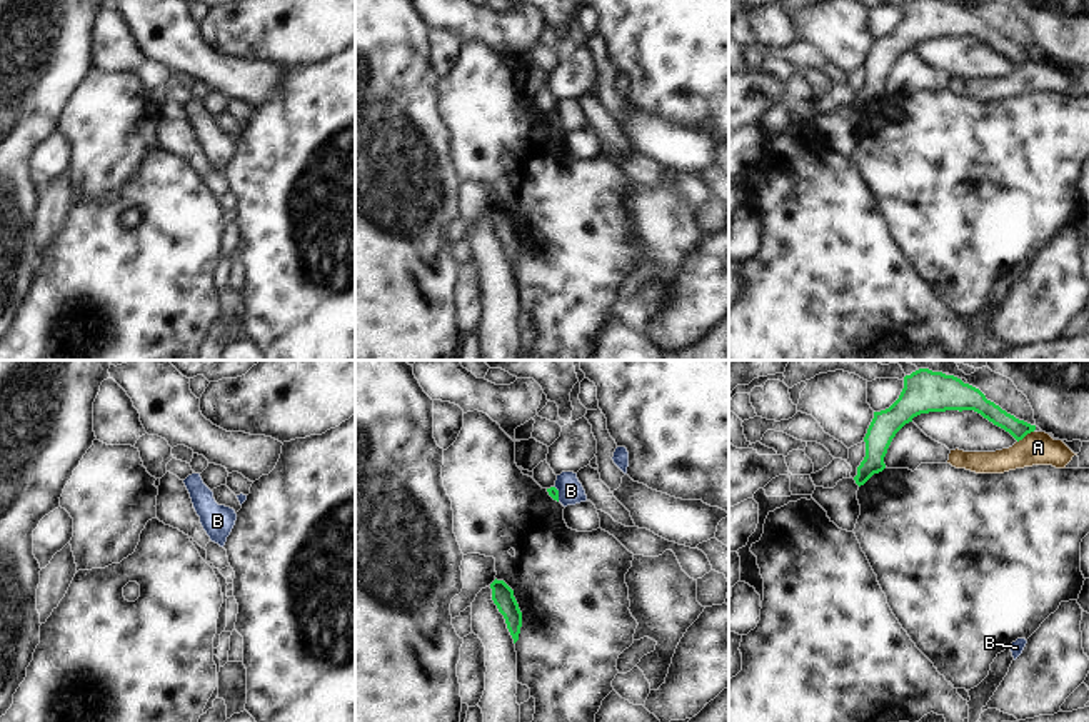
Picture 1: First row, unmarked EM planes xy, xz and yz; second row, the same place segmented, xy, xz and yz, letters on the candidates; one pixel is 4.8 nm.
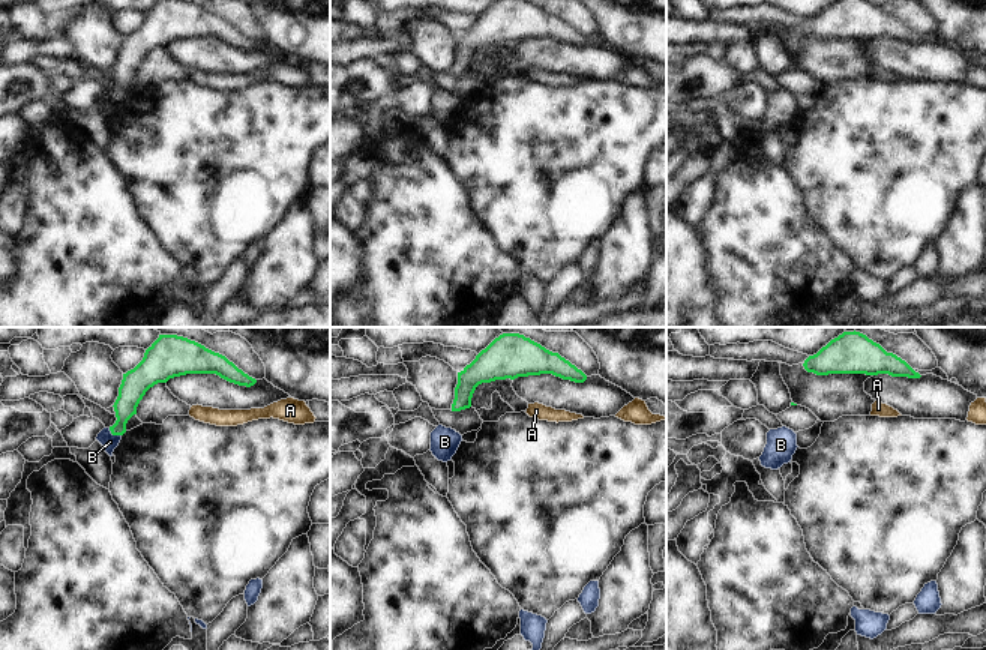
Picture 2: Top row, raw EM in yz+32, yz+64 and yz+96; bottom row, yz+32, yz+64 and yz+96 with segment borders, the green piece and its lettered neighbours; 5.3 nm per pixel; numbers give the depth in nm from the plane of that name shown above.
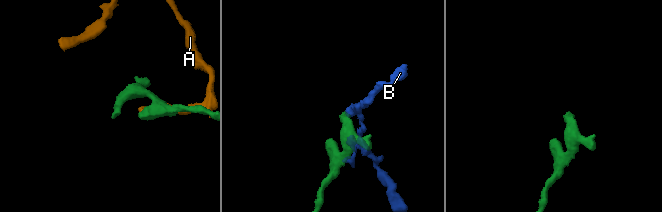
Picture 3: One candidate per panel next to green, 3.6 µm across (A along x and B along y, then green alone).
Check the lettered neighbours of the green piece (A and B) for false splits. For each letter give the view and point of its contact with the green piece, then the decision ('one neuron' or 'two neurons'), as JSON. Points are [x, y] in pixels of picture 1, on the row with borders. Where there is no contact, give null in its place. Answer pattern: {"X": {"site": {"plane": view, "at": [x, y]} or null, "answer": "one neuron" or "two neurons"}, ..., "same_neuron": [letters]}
{"A": {"site": {"plane": "yz", "at": [1024, 436]}, "answer": "two neurons"}, "B": {"site": {"plane": "xz", "at": [557, 494]}, "answer": "two neurons"}, "same_neuron": []}

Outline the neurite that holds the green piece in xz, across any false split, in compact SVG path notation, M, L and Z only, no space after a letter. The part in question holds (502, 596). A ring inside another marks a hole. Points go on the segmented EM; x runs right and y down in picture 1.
M494 580L490 584L492 600L497 605L499 612L504 615L507 629L514 639L514 644L519 640L522 627L522 612L514 597L514 590L504 580Z

